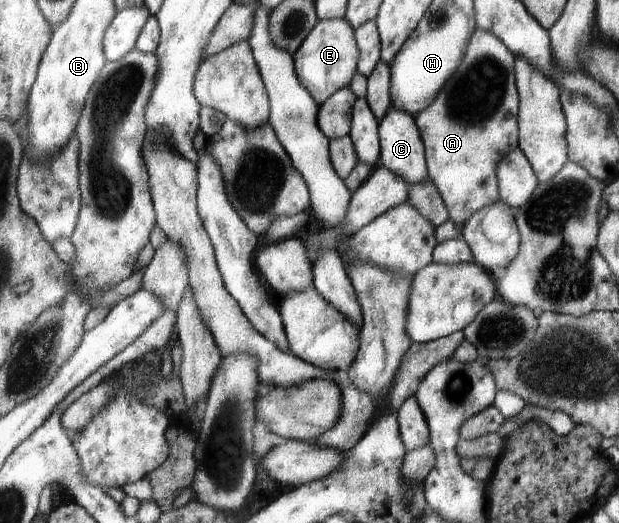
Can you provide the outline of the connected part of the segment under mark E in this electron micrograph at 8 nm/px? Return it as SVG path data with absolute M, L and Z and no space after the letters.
M345 18L320 20L295 53L296 73L313 99L317 101L317 105L322 104L341 87L349 87L355 71L358 70L359 45L355 45L356 33L353 33L351 26L352 24Z

